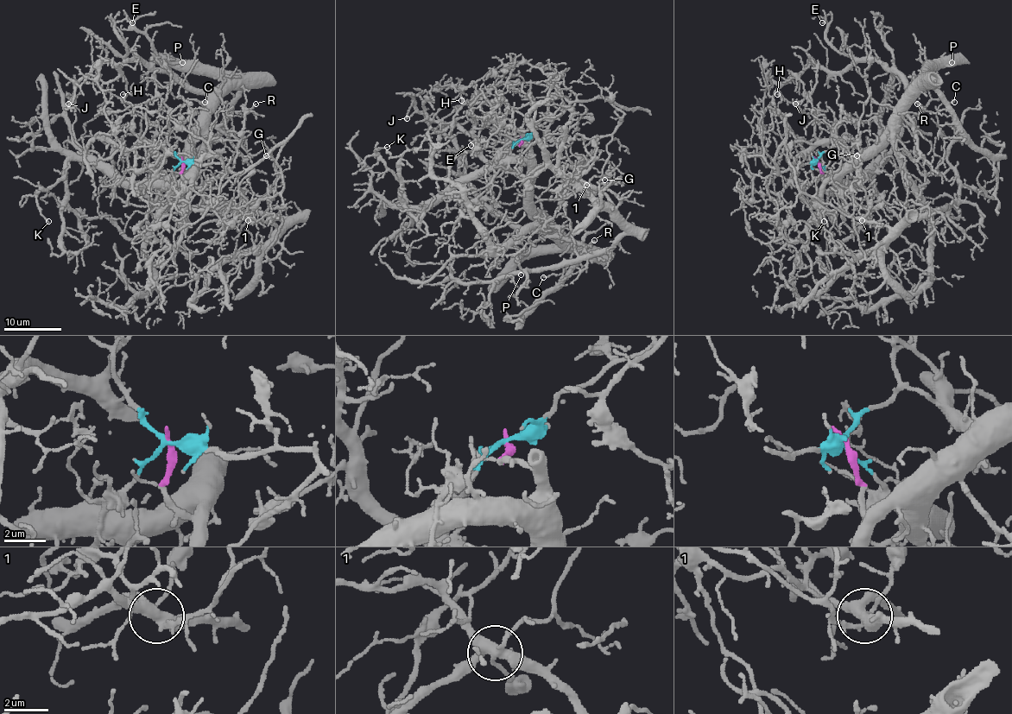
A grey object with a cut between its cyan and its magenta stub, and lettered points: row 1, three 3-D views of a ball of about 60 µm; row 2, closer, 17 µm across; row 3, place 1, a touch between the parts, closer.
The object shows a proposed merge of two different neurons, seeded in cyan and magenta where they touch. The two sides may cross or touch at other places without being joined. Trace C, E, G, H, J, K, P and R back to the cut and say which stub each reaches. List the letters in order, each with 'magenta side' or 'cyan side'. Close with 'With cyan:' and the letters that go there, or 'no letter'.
C: magenta side
E: magenta side
G: cyan side
H: cyan side
J: magenta side
K: magenta side
P: magenta side
R: magenta side
With cyan: G, H

